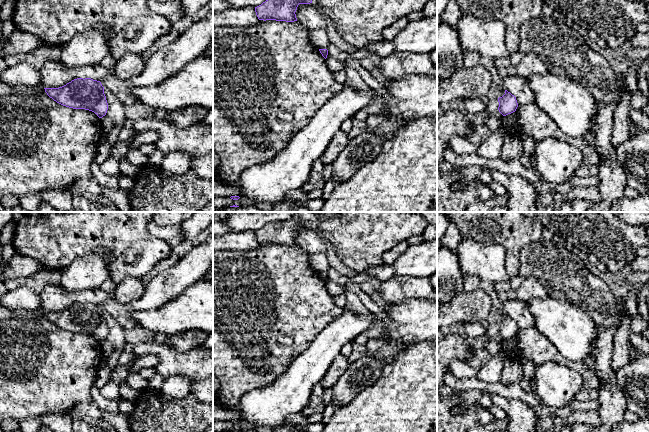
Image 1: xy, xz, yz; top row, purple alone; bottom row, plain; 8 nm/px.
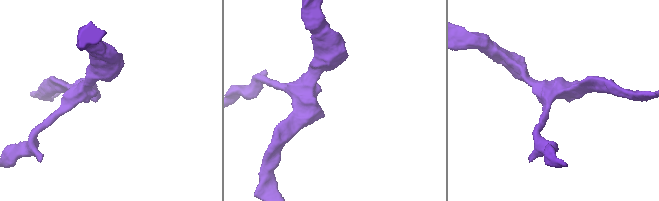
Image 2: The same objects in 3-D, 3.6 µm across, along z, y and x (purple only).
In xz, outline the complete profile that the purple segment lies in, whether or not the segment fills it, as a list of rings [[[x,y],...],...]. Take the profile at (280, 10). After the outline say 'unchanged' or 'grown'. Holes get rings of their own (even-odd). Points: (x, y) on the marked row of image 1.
[[[266,0],[255,7],[255,12],[259,20],[294,22],[298,5],[310,3],[312,0]]]; unchanged

